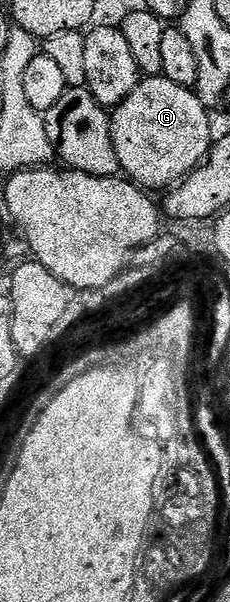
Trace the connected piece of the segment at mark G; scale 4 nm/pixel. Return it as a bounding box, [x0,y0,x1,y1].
[111,76,213,192]

